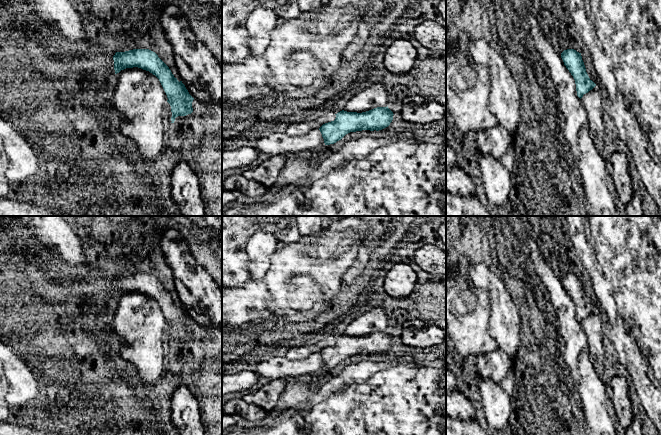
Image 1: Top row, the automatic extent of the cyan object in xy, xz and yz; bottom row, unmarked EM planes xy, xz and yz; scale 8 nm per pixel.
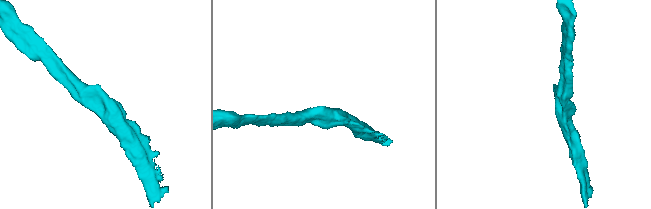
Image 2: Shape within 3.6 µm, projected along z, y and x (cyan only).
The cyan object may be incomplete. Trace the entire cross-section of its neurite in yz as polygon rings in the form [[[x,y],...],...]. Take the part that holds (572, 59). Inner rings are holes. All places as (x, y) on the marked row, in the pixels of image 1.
[[[567,49],[561,53],[561,58],[575,80],[577,96],[581,99],[596,86],[586,72],[581,53],[574,49]]]

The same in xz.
[[[387,106],[362,113],[342,110],[335,115],[334,121],[325,123],[319,128],[325,145],[336,143],[350,132],[382,130],[390,125],[394,114]]]

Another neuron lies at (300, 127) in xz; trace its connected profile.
[[[329,113],[314,120],[297,121],[289,124],[284,133],[288,135],[305,135],[313,129],[319,129],[323,124],[334,121],[335,114]]]

